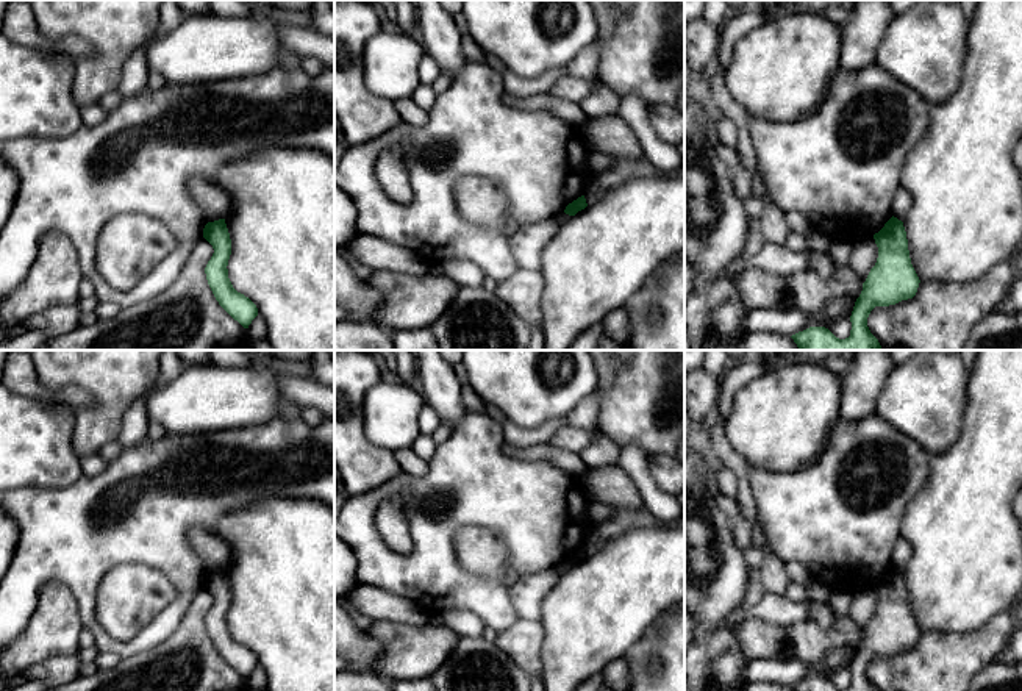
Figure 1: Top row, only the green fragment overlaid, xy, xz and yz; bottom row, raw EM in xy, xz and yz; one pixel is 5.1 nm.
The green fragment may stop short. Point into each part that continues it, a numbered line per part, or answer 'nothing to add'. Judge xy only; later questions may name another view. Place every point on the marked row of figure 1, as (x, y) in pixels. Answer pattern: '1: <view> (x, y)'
nothing to add

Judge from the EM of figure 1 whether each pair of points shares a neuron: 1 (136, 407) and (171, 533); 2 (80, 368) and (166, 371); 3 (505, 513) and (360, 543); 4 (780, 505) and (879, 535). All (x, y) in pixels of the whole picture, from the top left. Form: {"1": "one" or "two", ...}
{"1": "two", "2": "two", "3": "one", "4": "one"}

